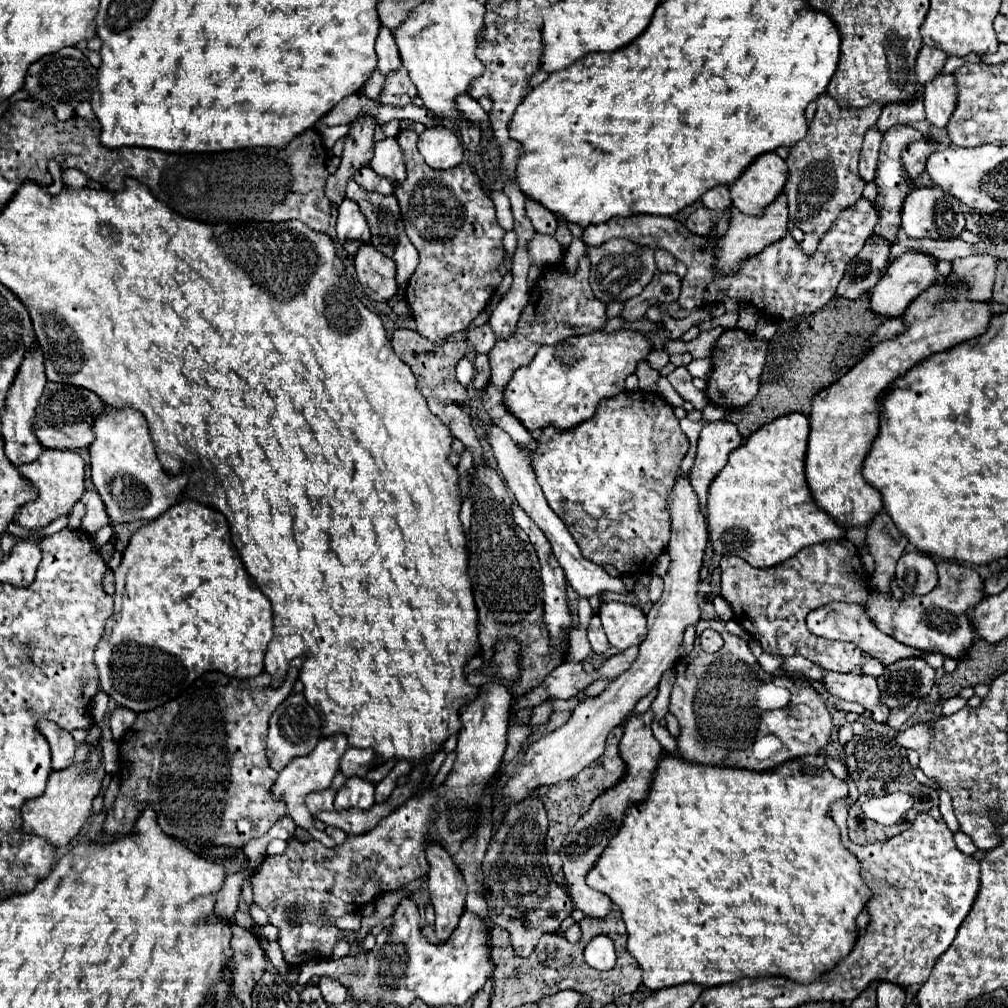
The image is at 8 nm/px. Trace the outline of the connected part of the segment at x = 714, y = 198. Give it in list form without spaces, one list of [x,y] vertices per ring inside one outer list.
[[[713,187],[703,195],[703,205],[713,209],[713,211],[723,211],[731,207],[731,195],[727,187]]]

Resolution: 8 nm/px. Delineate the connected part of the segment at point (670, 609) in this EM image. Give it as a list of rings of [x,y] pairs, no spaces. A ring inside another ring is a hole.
[[[677,471],[675,483],[667,499],[667,511],[671,515],[671,541],[667,545],[667,553],[671,555],[671,567],[667,571],[665,589],[661,599],[651,607],[647,613],[647,637],[641,643],[639,657],[635,663],[621,673],[617,679],[609,683],[609,687],[597,695],[583,699],[575,711],[571,713],[569,721],[561,725],[559,729],[543,735],[539,741],[533,741],[531,747],[525,753],[523,763],[519,763],[505,785],[505,801],[515,803],[521,801],[529,791],[543,787],[543,785],[555,785],[563,779],[575,777],[583,767],[591,765],[595,759],[603,755],[605,749],[605,737],[611,729],[621,725],[625,717],[635,709],[637,701],[645,697],[653,687],[657,687],[661,675],[669,665],[677,659],[677,649],[683,641],[683,631],[689,625],[697,625],[701,621],[701,611],[697,603],[697,583],[699,583],[699,569],[703,561],[703,551],[707,545],[707,525],[705,517],[701,513],[701,505],[697,503],[697,493],[693,493],[693,485],[689,481],[689,475]]]

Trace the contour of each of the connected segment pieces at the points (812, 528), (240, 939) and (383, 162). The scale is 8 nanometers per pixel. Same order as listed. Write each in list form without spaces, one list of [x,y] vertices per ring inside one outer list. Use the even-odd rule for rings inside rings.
[[[789,413],[763,425],[729,455],[707,499],[709,541],[717,555],[737,555],[753,567],[773,567],[807,545],[845,535],[845,529],[821,511],[809,493],[803,473],[807,435],[809,419]]]
[[[239,925],[233,927],[233,939],[231,947],[235,951],[233,955],[233,999],[235,1001],[251,1001],[251,991],[255,987],[255,981],[251,979],[261,979],[263,971],[267,967],[267,959],[263,949],[259,947],[259,941],[253,933],[241,929]]]
[[[383,139],[375,143],[375,155],[369,163],[373,171],[385,179],[389,179],[393,185],[399,185],[405,181],[405,161],[403,153],[397,145],[397,139]]]

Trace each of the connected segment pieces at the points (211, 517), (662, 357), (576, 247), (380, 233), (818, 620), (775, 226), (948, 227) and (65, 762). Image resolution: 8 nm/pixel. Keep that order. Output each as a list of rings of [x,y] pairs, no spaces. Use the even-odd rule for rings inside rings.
[[[193,499],[179,501],[133,533],[123,559],[131,561],[131,565],[122,562],[114,572],[114,613],[107,620],[103,639],[95,649],[101,689],[121,707],[135,713],[161,707],[205,671],[221,671],[239,679],[255,677],[263,671],[263,657],[273,639],[271,603],[243,569],[221,511],[209,509]]]
[[[651,351],[647,355],[647,361],[653,369],[663,369],[667,363],[669,363],[669,355],[665,351]]]
[[[575,237],[575,239],[571,241],[571,245],[569,245],[569,249],[567,249],[567,255],[565,255],[565,261],[563,261],[563,265],[565,265],[567,271],[571,271],[571,273],[575,271],[577,261],[585,255],[585,249],[587,249],[587,245],[583,243],[581,237]]]
[[[349,179],[347,183],[347,193],[345,193],[349,199],[357,201],[359,207],[363,209],[365,217],[367,217],[367,223],[369,223],[369,229],[371,229],[371,243],[385,255],[389,255],[395,265],[397,265],[397,287],[401,289],[409,277],[413,275],[413,271],[417,269],[417,263],[419,263],[419,253],[417,249],[413,247],[413,243],[409,241],[409,237],[405,235],[405,227],[403,227],[403,219],[401,219],[401,213],[399,213],[399,203],[397,203],[397,197],[395,195],[379,195],[379,193],[369,193],[369,191],[363,191],[355,179]]]
[[[829,603],[829,605],[823,605],[823,607],[819,607],[819,609],[809,613],[807,627],[809,627],[811,633],[815,633],[819,637],[825,637],[825,639],[851,641],[861,651],[869,653],[871,657],[879,657],[885,665],[891,665],[893,661],[899,661],[899,659],[905,659],[905,657],[919,657],[919,655],[923,655],[923,651],[907,647],[907,645],[899,643],[897,639],[889,637],[887,633],[881,633],[877,629],[877,625],[873,625],[869,621],[865,605],[855,605],[855,603]]]
[[[781,193],[781,197],[777,197],[777,201],[773,201],[773,205],[769,205],[769,209],[765,213],[761,213],[761,217],[749,217],[749,215],[735,209],[733,217],[731,217],[729,231],[725,233],[725,237],[721,237],[717,241],[717,269],[721,273],[731,273],[739,267],[739,263],[743,259],[757,255],[763,247],[785,237],[785,233],[787,233],[787,211],[789,209],[787,209],[785,193]]]
[[[915,187],[905,197],[905,203],[901,209],[901,227],[907,233],[907,237],[915,237],[915,239],[925,239],[925,237],[957,239],[959,233],[965,229],[961,203],[939,187]]]
[[[41,719],[39,721],[39,731],[45,735],[45,739],[49,741],[51,747],[51,757],[53,757],[53,769],[65,769],[73,763],[73,755],[77,751],[77,741],[71,737],[69,731],[65,731],[63,727],[59,727],[53,721]]]

